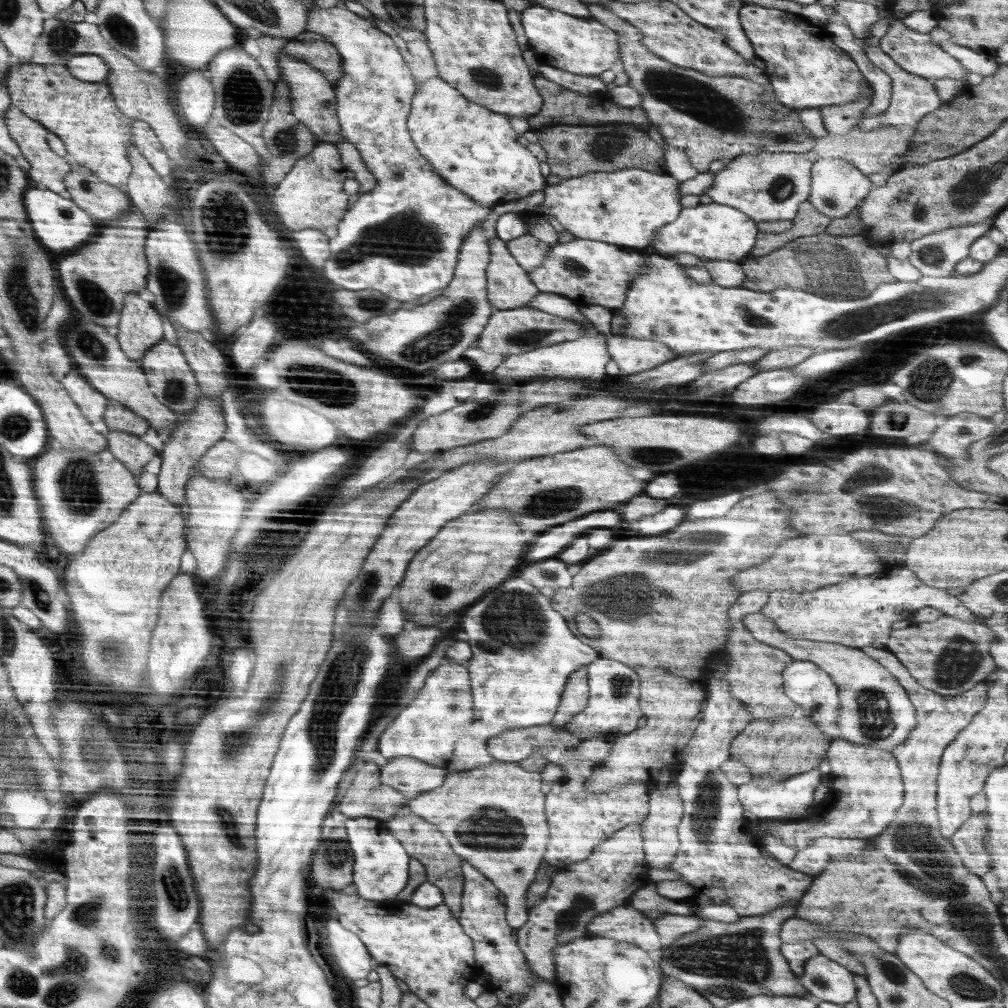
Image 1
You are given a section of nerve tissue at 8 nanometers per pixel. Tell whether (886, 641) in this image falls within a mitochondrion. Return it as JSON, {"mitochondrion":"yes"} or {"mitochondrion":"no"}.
{"mitochondrion":"no"}

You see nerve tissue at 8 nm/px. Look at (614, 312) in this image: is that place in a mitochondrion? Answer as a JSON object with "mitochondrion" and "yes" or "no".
{"mitochondrion":"no"}

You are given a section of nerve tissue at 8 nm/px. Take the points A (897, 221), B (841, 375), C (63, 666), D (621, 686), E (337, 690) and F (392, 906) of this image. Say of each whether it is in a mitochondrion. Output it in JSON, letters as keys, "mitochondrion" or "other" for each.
{"A":"other","B":"other","C":"other","D":"mitochondrion","E":"mitochondrion","F":"other"}

